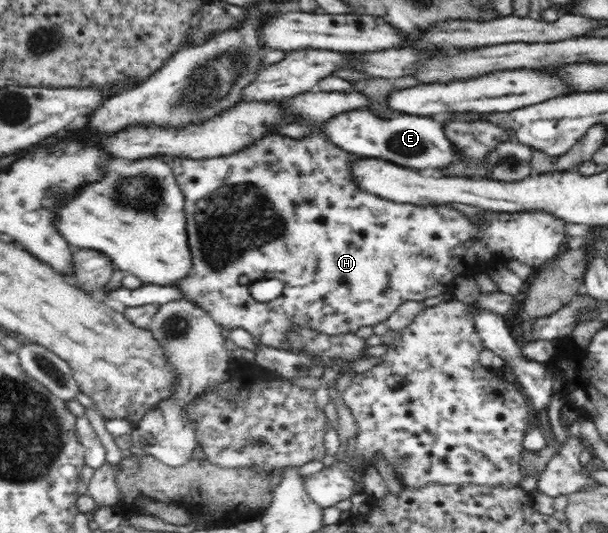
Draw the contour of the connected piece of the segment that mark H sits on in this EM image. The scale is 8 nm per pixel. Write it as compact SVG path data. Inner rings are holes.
M312 131L308 136L301 139L277 135L276 133L266 135L245 149L226 156L205 159L173 157L168 160L173 168L178 185L180 185L182 193L184 193L187 237L192 259L190 276L186 276L186 280L180 280L176 284L176 287L180 289L180 293L186 296L186 299L193 301L208 312L208 315L223 328L230 330L244 328L252 335L252 339L256 344L290 351L288 334L290 334L294 325L296 327L298 325L308 325L308 327L318 329L318 331L325 332L329 336L352 334L361 326L373 327L379 322L384 322L404 302L410 300L424 301L444 292L445 294L450 293L454 289L453 284L456 277L468 276L475 278L482 275L482 266L470 266L470 260L478 262L478 264L484 264L484 266L490 266L490 260L496 254L500 254L504 258L516 258L516 260L527 264L536 271L542 268L546 262L554 259L554 256L560 252L560 246L568 239L564 229L566 222L557 217L549 217L543 211L526 211L522 213L494 211L482 215L466 216L448 205L420 206L383 199L381 196L362 191L356 183L352 183L352 177L350 177L350 166L354 162L352 158L356 158L354 153L346 152L334 145L320 131ZM274 277L284 282L282 295L270 300L270 302L258 302L252 298L252 294L247 288L249 282L254 284L258 280Z

